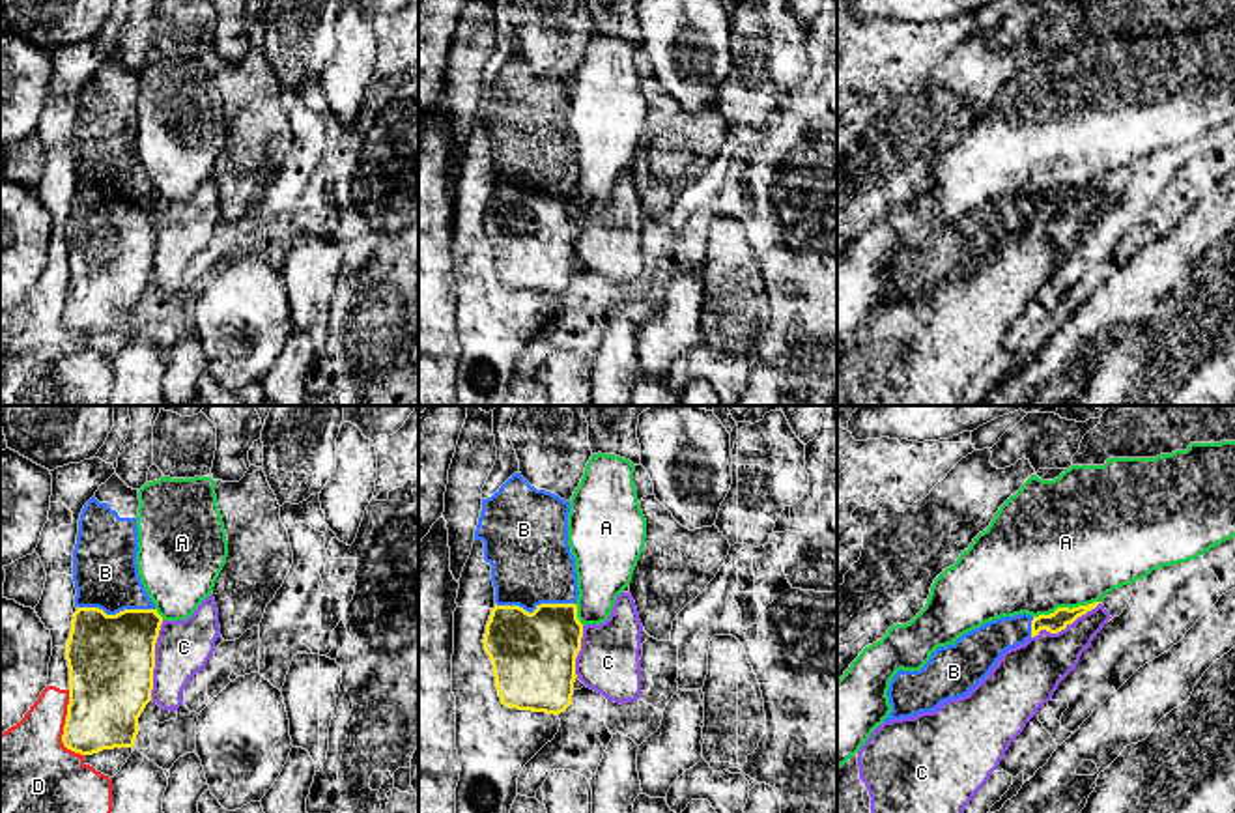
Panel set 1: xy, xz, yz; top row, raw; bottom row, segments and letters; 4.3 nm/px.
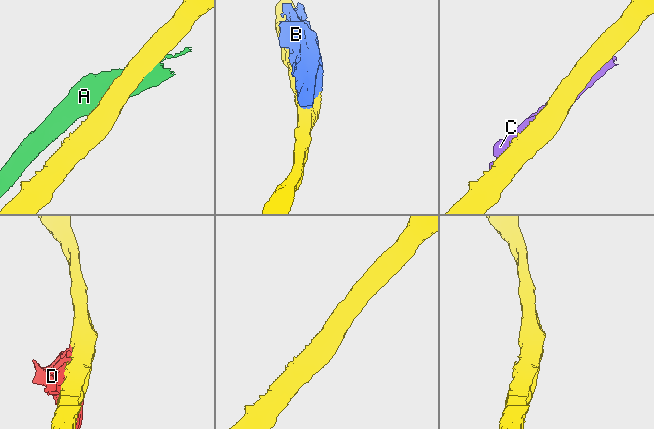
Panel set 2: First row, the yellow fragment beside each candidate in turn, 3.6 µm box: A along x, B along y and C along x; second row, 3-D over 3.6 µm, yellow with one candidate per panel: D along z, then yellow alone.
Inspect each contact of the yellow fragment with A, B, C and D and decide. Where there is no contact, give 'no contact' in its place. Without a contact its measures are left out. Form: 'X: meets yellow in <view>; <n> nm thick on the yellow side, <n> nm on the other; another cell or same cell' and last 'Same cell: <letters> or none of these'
A: meets yellow in yz; 90 nm thick on the yellow side, 500 nm on the other; another cell
B: meets yellow in xz; 360 nm thick on the yellow side, 360 nm on the other; another cell
C: meets yellow in xy; 380 nm thick on the yellow side, 240 nm on the other; another cell
D: meets yellow in xy; 340 nm thick on the yellow side, 380 nm on the other; another cell
Same cell: none of these

